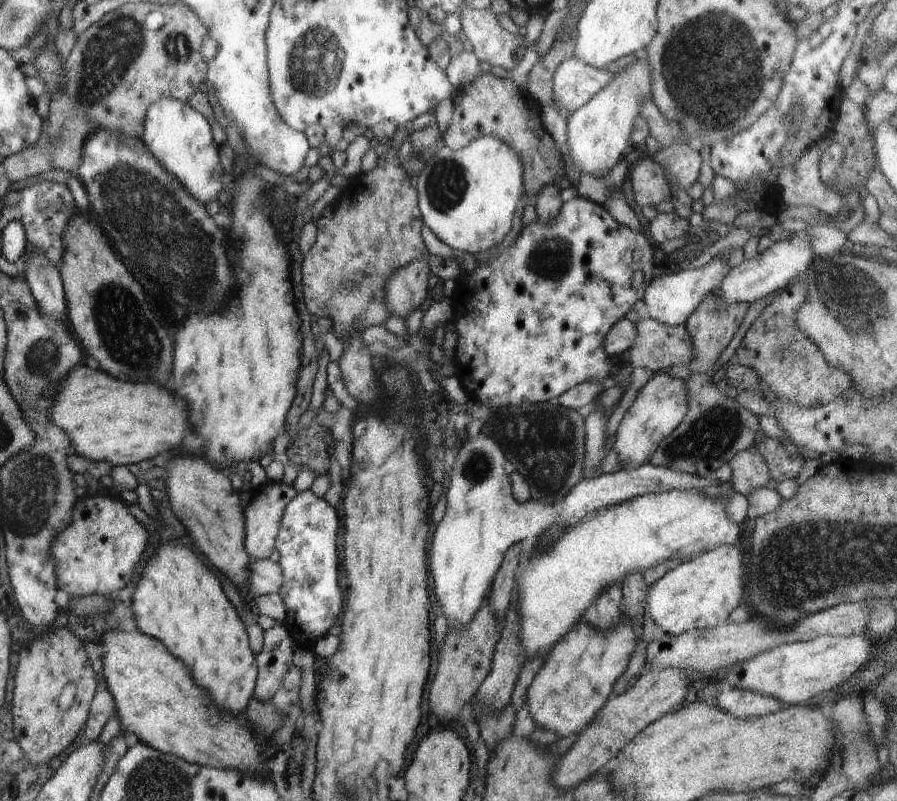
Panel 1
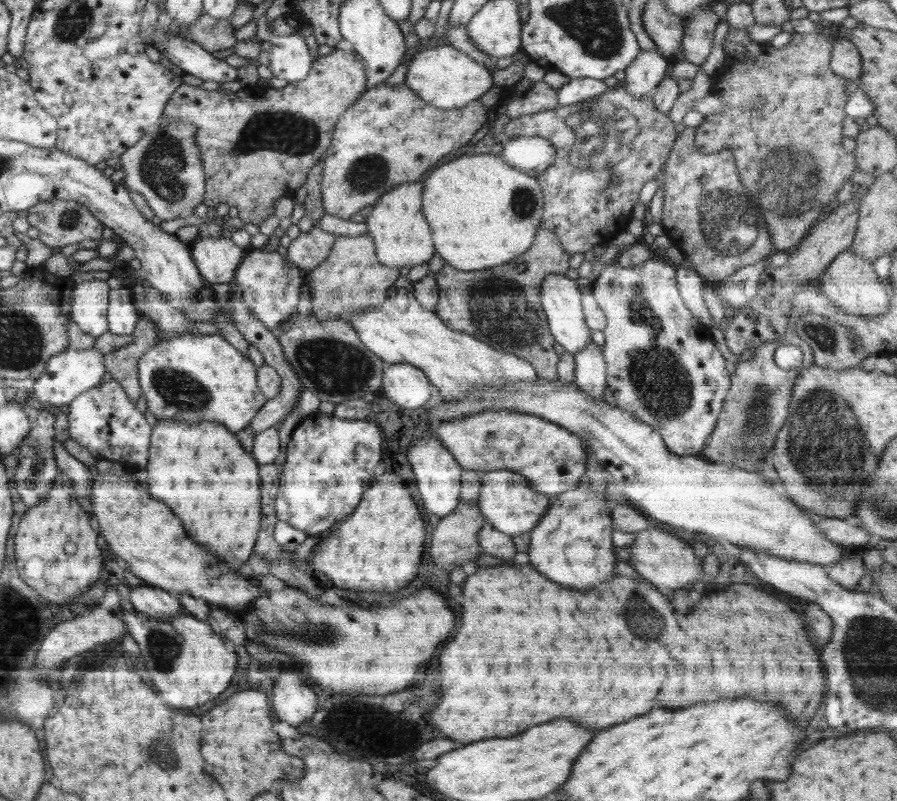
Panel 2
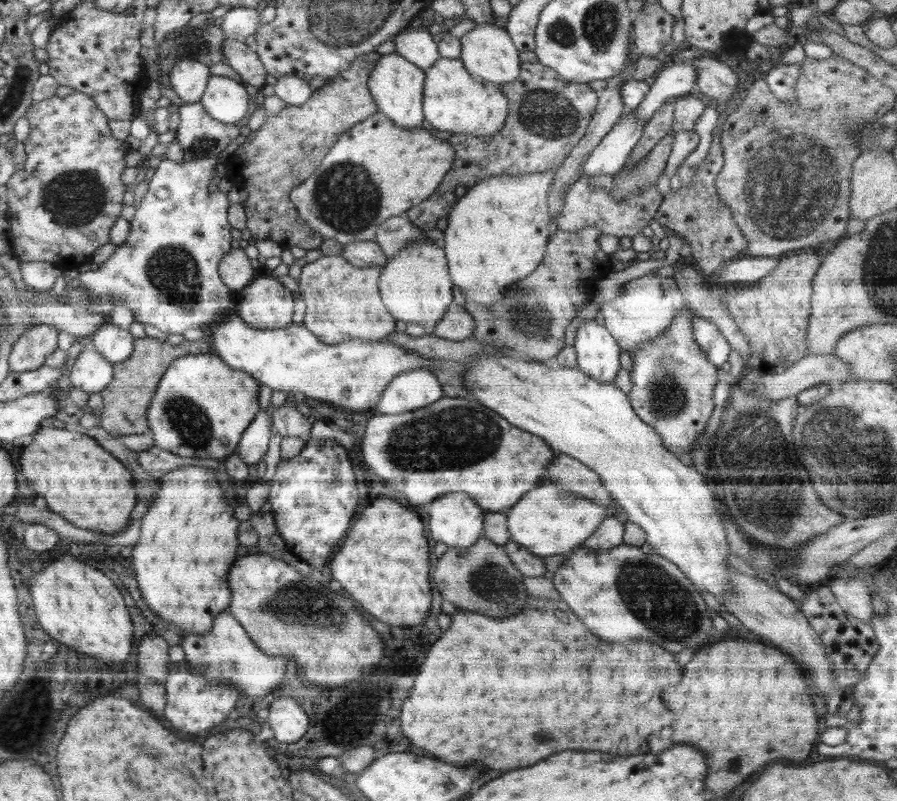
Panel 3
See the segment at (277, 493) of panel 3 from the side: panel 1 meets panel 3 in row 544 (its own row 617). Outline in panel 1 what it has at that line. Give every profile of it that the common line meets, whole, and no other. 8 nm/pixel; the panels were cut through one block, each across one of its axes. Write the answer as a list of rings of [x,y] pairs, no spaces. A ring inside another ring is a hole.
[[[309,489],[294,496],[278,524],[274,544],[280,553],[278,567],[282,573],[278,594],[286,608],[285,630],[300,650],[312,651],[316,642],[327,636],[330,626],[342,612],[338,588],[338,511],[339,508],[332,508]]]

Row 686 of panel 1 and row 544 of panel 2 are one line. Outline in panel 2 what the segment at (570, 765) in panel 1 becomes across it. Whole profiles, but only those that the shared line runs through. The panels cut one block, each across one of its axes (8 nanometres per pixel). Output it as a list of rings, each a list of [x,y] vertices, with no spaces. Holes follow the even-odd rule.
[[[650,527],[635,533],[634,544],[630,546],[630,563],[636,572],[661,590],[675,591],[688,588],[692,584],[702,584],[700,580],[705,573],[703,563],[694,555],[690,545],[674,534],[669,535],[656,527]]]

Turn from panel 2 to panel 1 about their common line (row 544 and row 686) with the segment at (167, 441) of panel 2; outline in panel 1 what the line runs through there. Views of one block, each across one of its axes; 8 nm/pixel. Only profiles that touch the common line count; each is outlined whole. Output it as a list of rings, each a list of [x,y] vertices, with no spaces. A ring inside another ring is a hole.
[[[177,539],[176,541],[168,542],[168,544],[162,544],[162,546],[156,550],[156,554],[152,555],[150,558],[150,566],[146,568],[146,574],[142,576],[142,580],[136,582],[134,587],[136,590],[134,590],[134,595],[132,596],[132,610],[134,611],[134,616],[136,616],[136,624],[138,624],[140,632],[146,632],[146,634],[152,636],[152,638],[160,638],[160,642],[162,642],[176,658],[184,660],[184,664],[188,664],[188,668],[190,668],[190,672],[192,672],[194,682],[196,682],[198,686],[210,690],[210,694],[212,694],[212,698],[216,700],[218,706],[226,708],[228,712],[242,712],[242,710],[246,708],[248,700],[252,698],[252,692],[254,692],[254,686],[256,686],[256,664],[254,664],[254,654],[252,654],[252,650],[250,650],[251,647],[248,638],[246,638],[244,626],[242,626],[238,614],[234,612],[232,604],[228,602],[228,598],[226,598],[226,594],[224,594],[219,579],[208,570],[207,566],[204,566],[204,564],[200,562],[200,558],[198,558],[188,546],[185,546]]]

